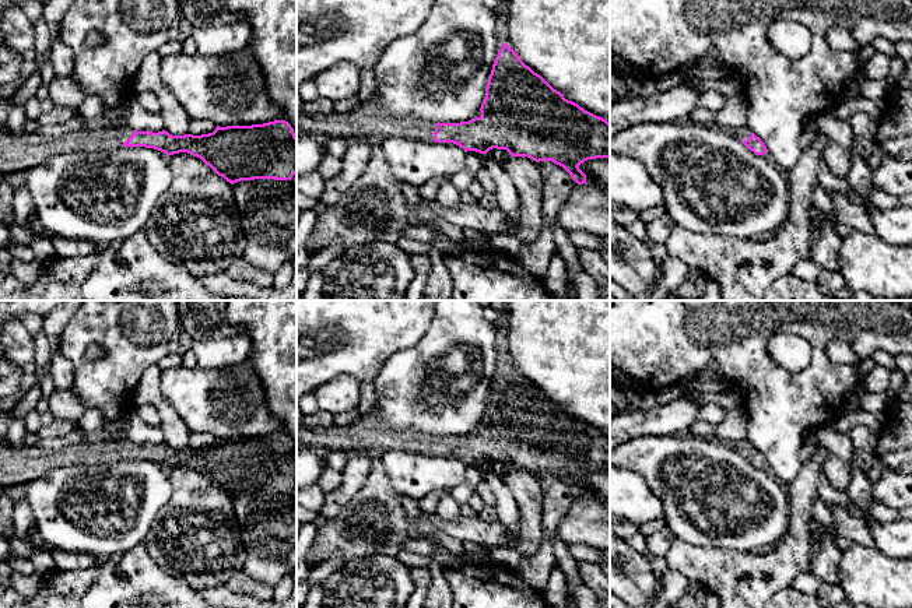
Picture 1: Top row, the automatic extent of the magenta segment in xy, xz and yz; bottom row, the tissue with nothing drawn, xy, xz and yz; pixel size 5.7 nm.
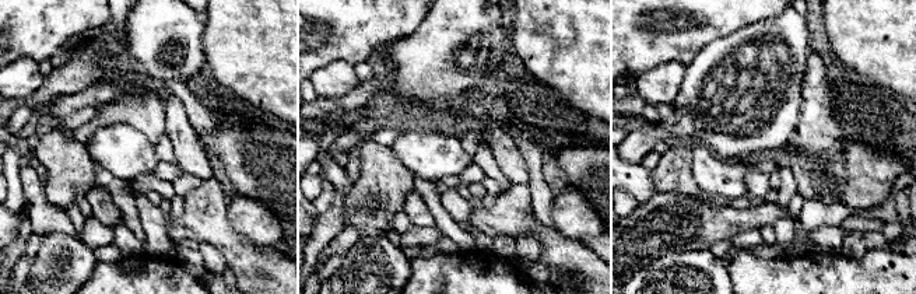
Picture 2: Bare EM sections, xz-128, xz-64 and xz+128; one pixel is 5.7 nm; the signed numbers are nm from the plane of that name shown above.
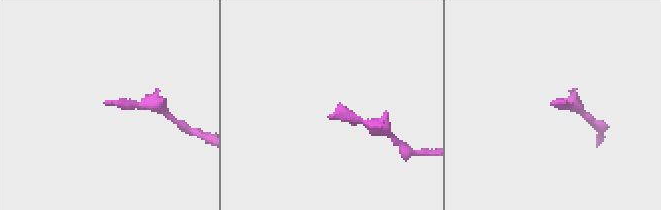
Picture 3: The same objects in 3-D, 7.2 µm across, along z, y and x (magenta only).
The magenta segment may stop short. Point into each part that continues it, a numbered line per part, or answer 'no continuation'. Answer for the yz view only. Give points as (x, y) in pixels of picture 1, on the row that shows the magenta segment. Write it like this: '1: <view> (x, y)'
1: yz (742, 133)

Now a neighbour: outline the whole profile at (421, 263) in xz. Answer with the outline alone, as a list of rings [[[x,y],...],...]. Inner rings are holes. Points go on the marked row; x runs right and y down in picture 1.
[[[415,254],[411,256],[411,266],[414,268],[414,278],[403,301],[421,301],[432,268],[432,260],[429,254]]]

